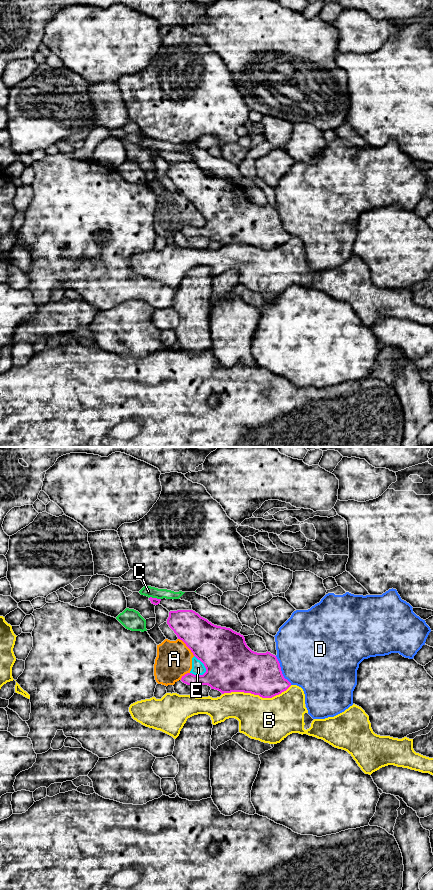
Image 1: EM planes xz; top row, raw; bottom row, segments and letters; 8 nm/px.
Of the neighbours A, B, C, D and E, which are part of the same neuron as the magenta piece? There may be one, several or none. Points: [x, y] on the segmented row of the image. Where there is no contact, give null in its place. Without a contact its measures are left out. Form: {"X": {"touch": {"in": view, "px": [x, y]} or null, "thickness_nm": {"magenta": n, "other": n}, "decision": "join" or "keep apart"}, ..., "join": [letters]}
{"A": {"touch": {"in": "xz", "px": [186, 645]}, "thickness_nm": {"magenta": 340, "other": 280}, "decision": "keep apart"}, "B": {"touch": {"in": "xz", "px": [256, 694]}, "thickness_nm": {"magenta": 360, "other": 360}, "decision": "keep apart"}, "C": {"touch": {"in": "xz", "px": [155, 598]}, "thickness_nm": {"magenta": 60, "other": 90}, "decision": "keep apart"}, "D": {"touch": {"in": "xz", "px": [280, 670]}, "thickness_nm": {"magenta": 340, "other": 480}, "decision": "keep apart"}, "E": {"touch": {"in": "xz", "px": [204, 665]}, "thickness_nm": {"magenta": 420, "other": 110}, "decision": "keep apart"}, "join": []}

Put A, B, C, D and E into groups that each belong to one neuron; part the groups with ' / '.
A E / B / C / D

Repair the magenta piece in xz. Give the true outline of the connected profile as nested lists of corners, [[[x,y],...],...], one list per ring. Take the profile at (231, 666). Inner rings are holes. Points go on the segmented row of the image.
[[[193,610],[170,611],[167,624],[206,668],[203,675],[185,674],[181,678],[183,683],[208,685],[222,694],[244,692],[262,698],[272,698],[291,686],[282,674],[277,657],[268,651],[266,653],[252,651],[240,633],[214,625]]]

